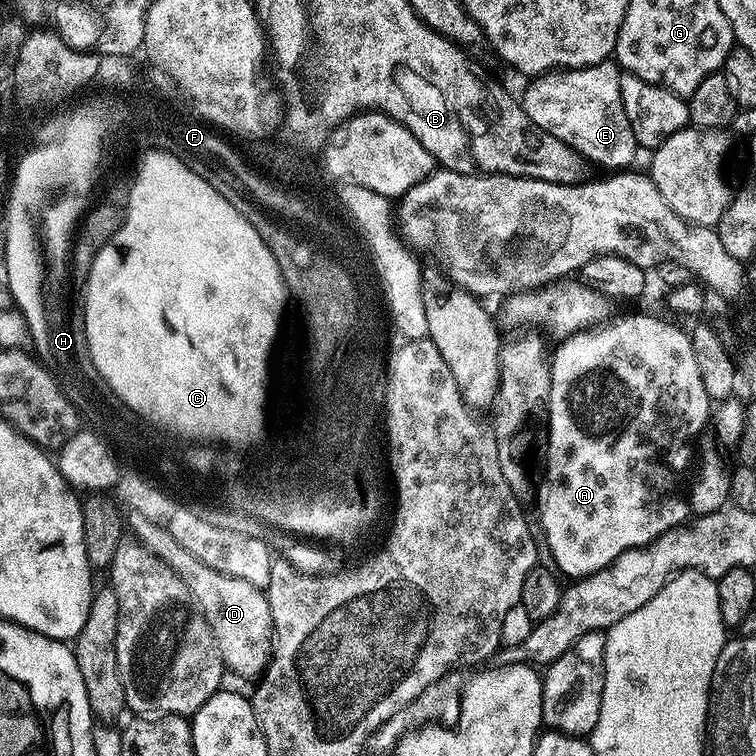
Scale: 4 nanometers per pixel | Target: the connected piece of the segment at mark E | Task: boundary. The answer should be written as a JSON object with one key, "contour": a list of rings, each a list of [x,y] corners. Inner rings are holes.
{"contour":[[[553,70],[535,77],[520,101],[530,120],[540,128],[560,138],[593,163],[622,170],[631,165],[629,162],[638,152],[635,130],[623,102],[622,74],[600,71],[604,70]],[[554,90],[562,94],[566,102],[554,98]]]}

